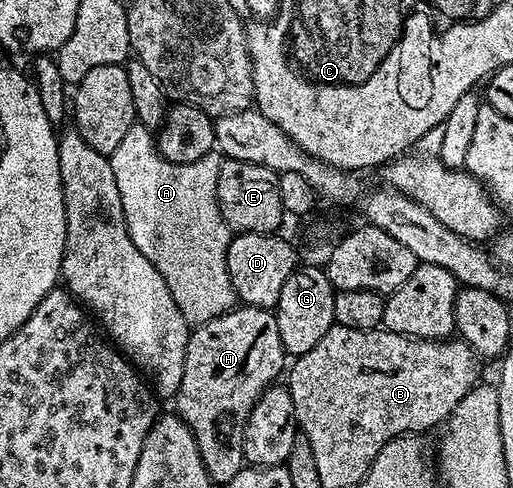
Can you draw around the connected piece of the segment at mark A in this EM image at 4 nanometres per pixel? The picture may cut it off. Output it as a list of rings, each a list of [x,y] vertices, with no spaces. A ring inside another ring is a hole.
[[[137,121],[125,132],[125,137],[117,141],[117,149],[113,149],[109,158],[113,177],[117,181],[117,193],[121,193],[129,237],[133,237],[133,245],[137,245],[139,252],[153,261],[157,273],[165,277],[165,285],[169,285],[169,293],[173,293],[173,301],[177,301],[177,309],[181,309],[188,324],[208,323],[210,319],[232,310],[237,300],[229,281],[227,250],[233,232],[225,225],[217,201],[220,156],[212,153],[201,157],[201,161],[171,163],[157,149],[157,139],[152,128]]]

